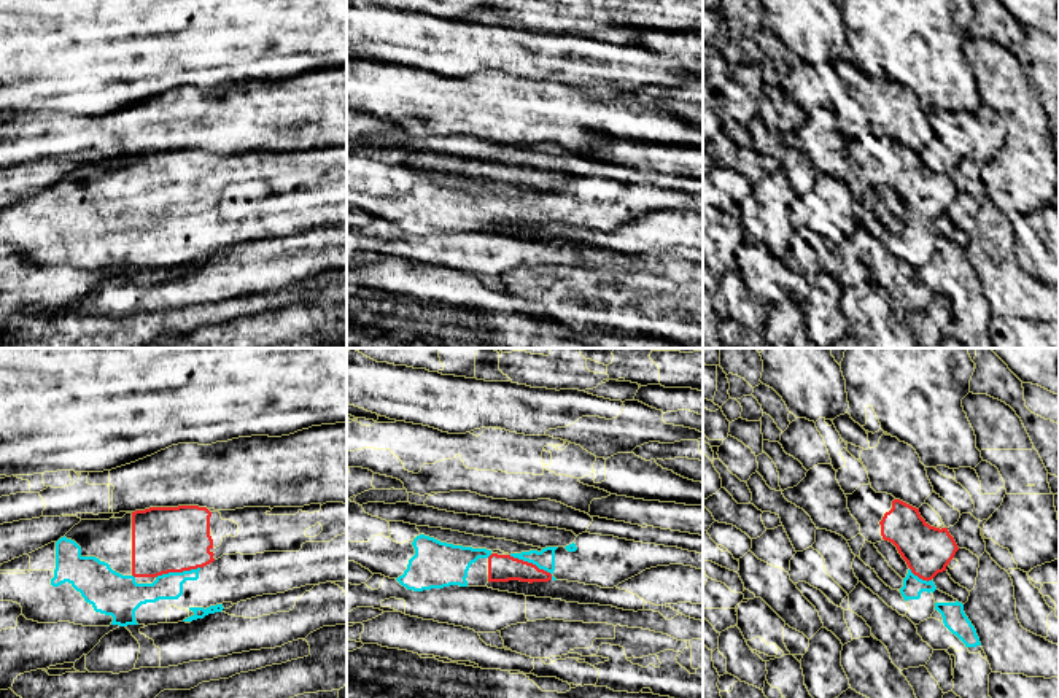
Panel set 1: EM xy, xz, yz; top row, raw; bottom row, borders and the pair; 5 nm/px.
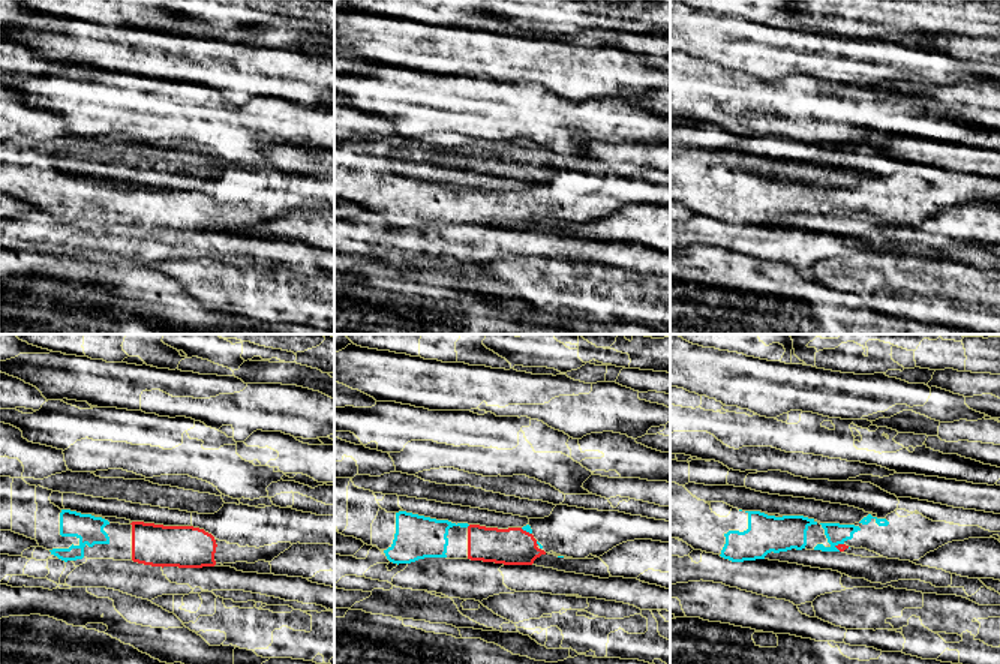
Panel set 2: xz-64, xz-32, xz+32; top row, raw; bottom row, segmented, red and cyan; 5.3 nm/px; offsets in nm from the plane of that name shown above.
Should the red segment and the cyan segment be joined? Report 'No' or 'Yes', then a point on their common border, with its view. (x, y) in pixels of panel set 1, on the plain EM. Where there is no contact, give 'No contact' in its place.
Yes. Touches red at xz (531, 207)

